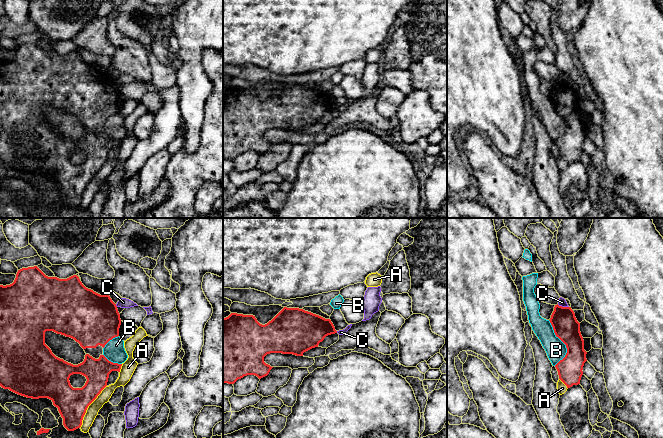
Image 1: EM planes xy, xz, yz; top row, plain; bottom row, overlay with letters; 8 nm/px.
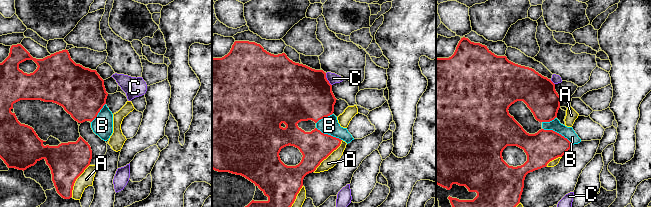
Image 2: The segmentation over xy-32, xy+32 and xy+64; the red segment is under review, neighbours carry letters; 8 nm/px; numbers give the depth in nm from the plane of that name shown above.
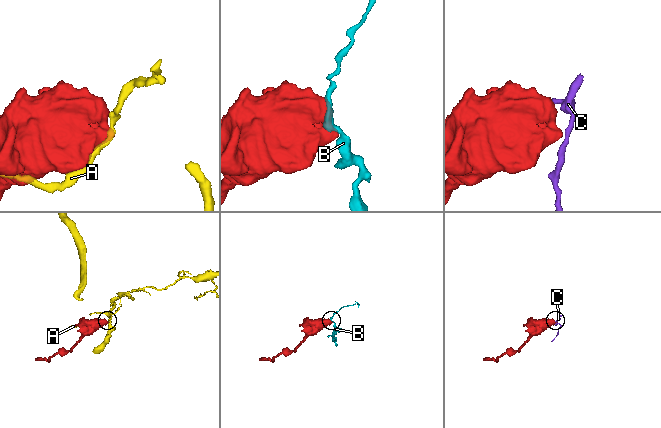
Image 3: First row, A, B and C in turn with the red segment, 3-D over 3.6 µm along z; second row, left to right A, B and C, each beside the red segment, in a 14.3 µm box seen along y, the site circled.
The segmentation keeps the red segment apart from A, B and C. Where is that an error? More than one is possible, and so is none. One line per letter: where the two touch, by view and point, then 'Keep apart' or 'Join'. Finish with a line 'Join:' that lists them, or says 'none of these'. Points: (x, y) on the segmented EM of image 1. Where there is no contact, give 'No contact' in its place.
A: Touches red at xy (88, 405). Keep apart
B: Touches red at yz (563, 342). Keep apart
C: Touches red at yz (563, 307). Keep apart
Join: none of these

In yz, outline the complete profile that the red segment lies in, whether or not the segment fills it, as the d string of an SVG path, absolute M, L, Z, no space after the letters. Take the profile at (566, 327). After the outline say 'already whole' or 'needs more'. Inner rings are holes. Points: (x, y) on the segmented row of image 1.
M555 305L550 318L556 337L558 337L567 348L565 357L556 365L559 379L567 386L580 384L583 375L583 366L587 361L584 350L584 340L580 332L580 323L575 317L571 307Z; already whole

